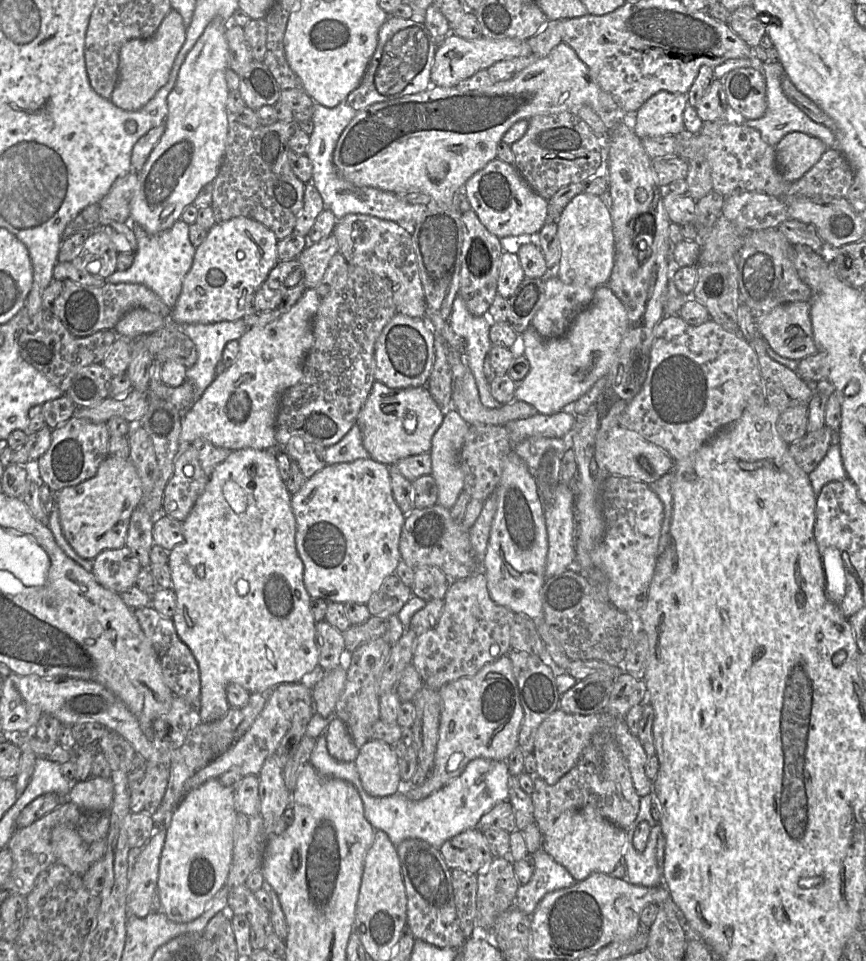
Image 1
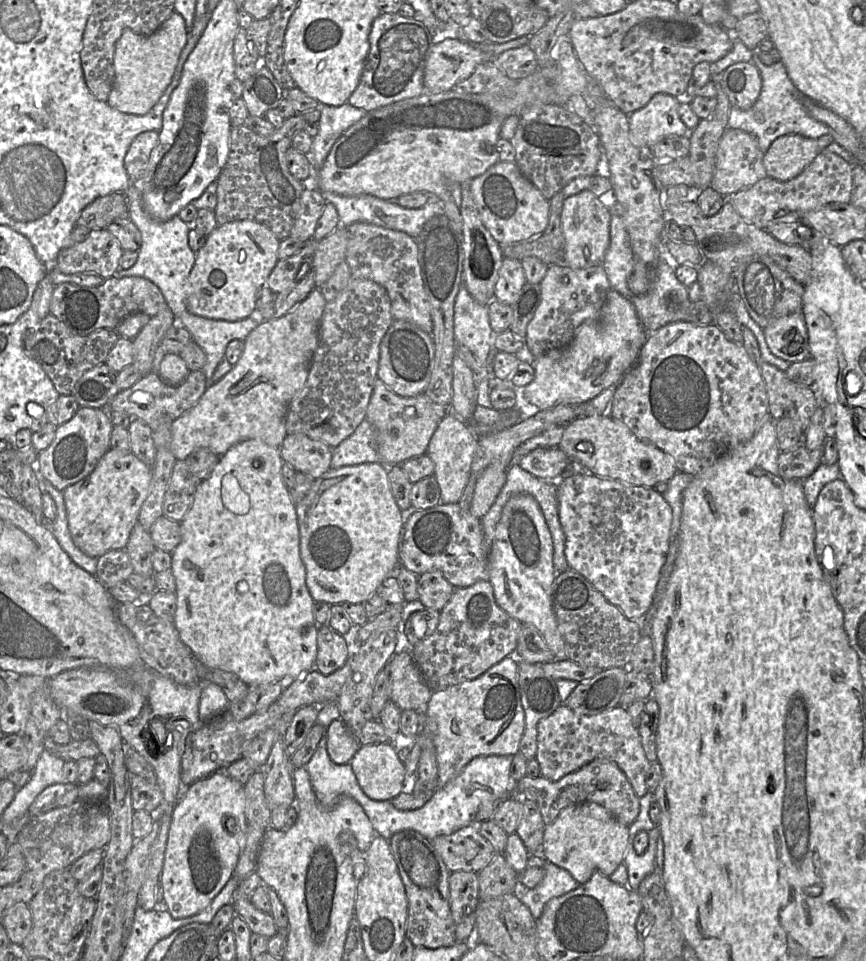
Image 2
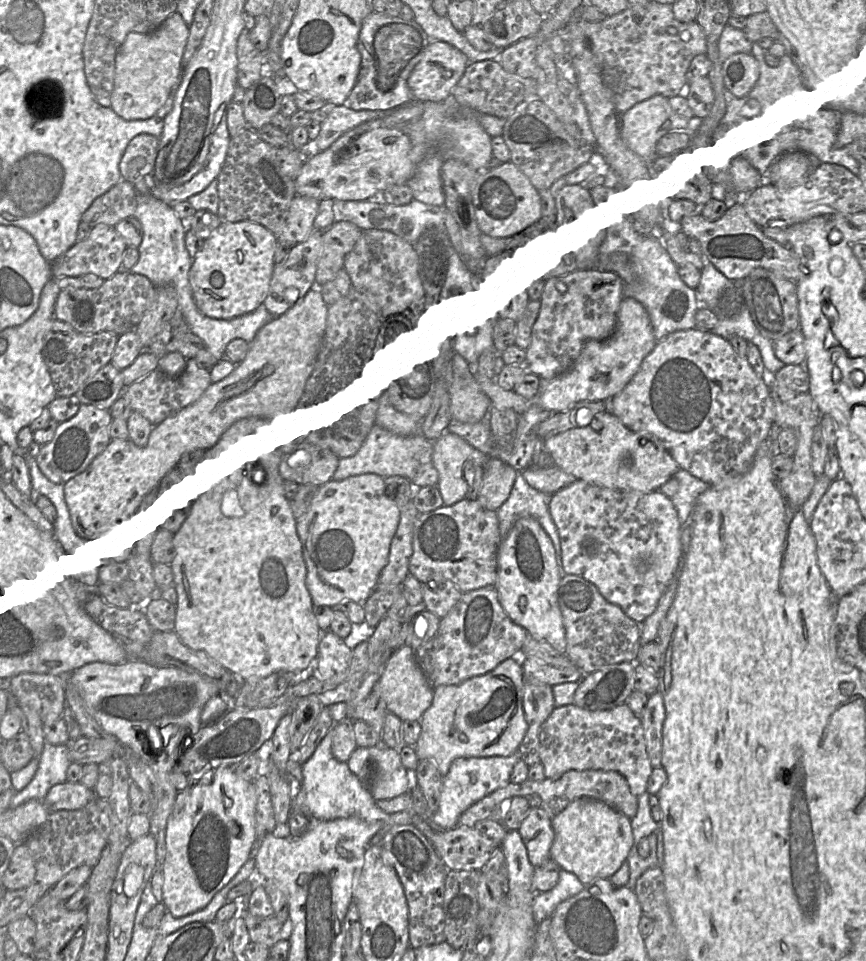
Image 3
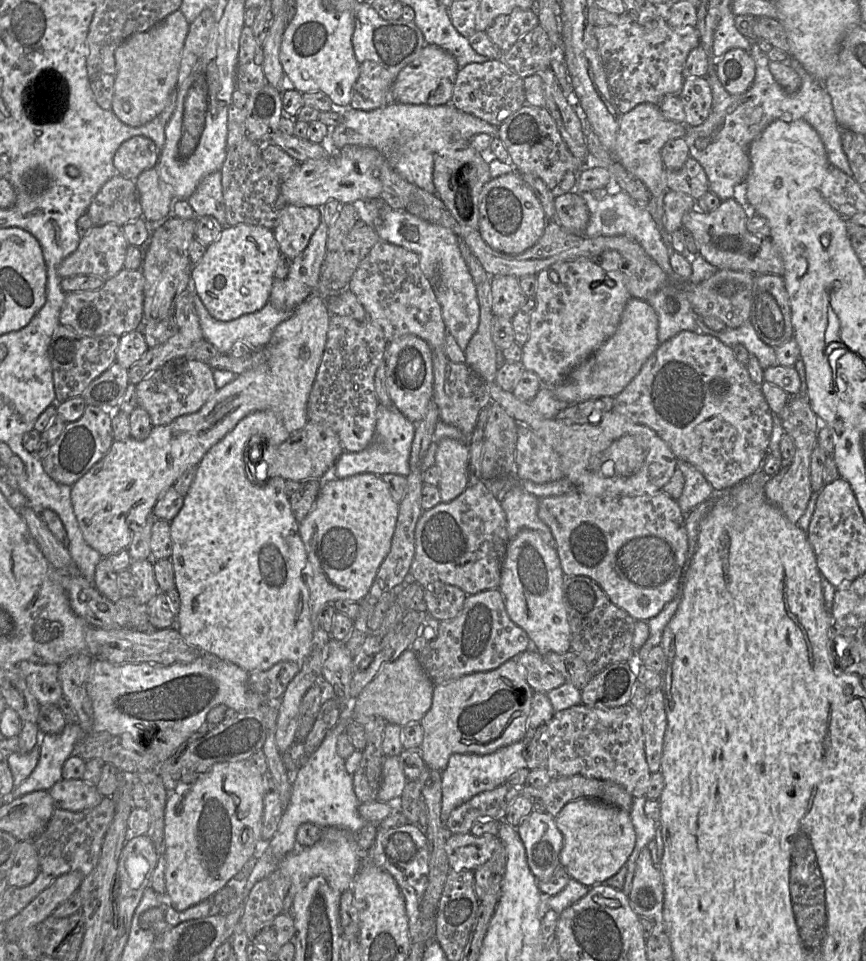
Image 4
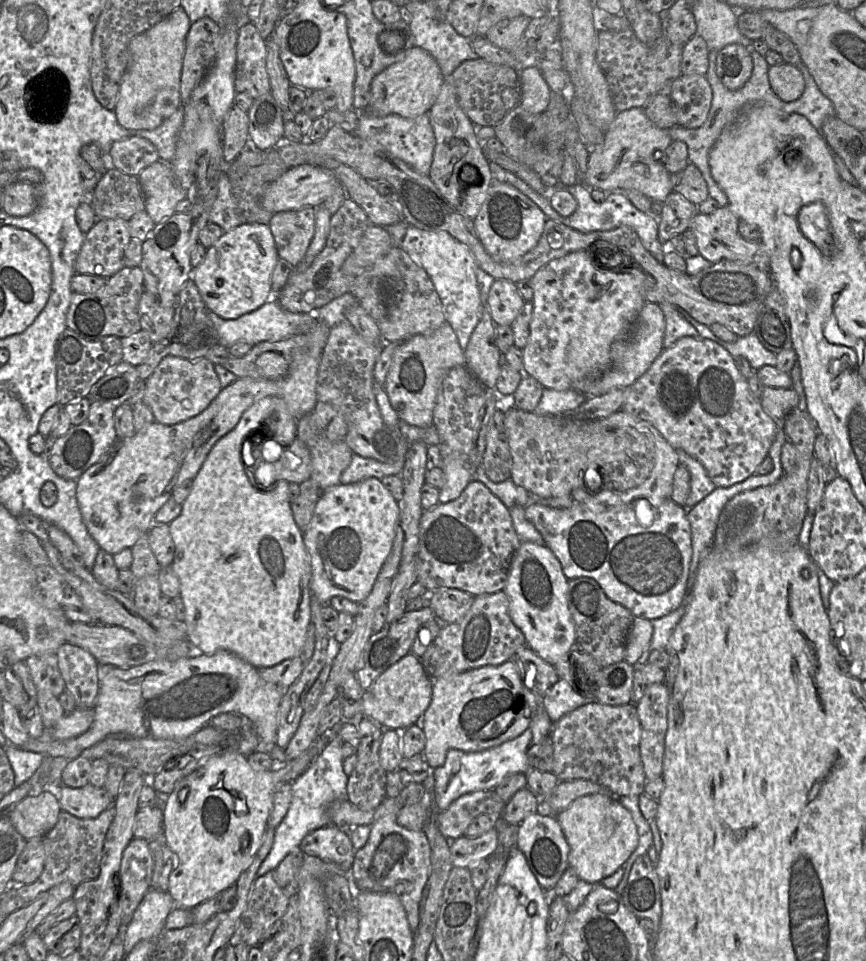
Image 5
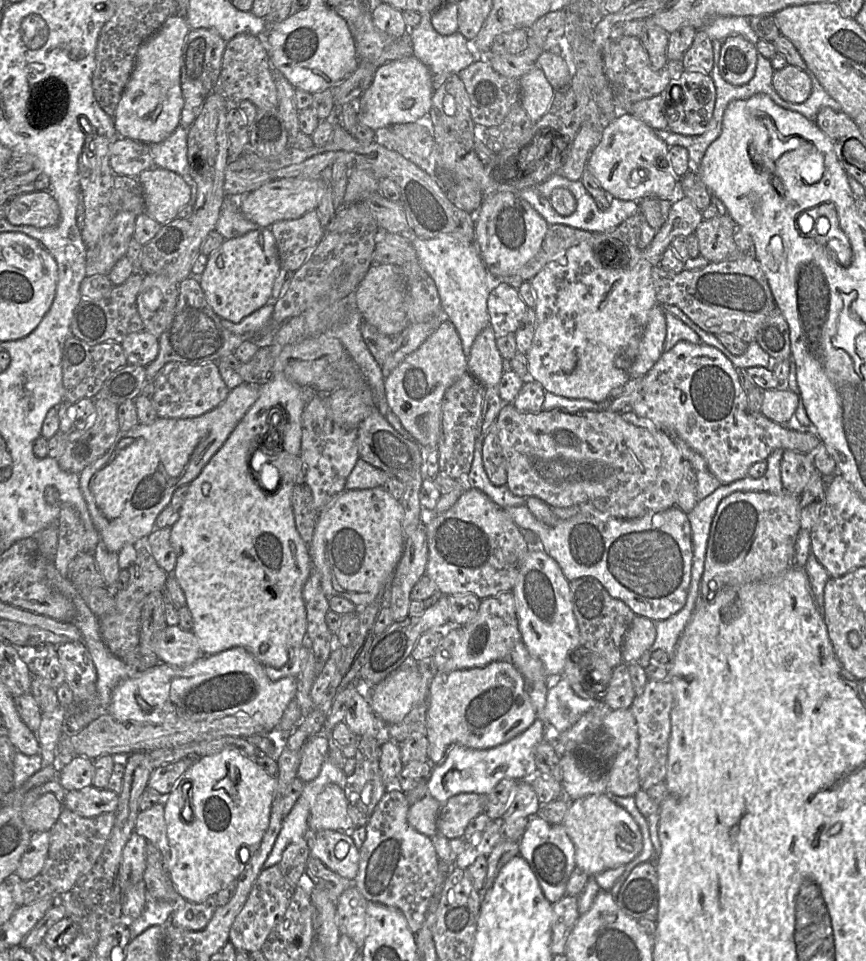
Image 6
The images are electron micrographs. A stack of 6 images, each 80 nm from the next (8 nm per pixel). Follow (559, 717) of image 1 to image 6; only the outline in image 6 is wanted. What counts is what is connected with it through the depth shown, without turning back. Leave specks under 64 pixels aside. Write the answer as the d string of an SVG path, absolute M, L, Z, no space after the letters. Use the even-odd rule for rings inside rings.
M604 702L584 713L569 729L559 733L554 750L561 757L568 752L578 753L591 772L604 774L610 796L634 796L641 790L638 777L638 727L630 708L613 710Z

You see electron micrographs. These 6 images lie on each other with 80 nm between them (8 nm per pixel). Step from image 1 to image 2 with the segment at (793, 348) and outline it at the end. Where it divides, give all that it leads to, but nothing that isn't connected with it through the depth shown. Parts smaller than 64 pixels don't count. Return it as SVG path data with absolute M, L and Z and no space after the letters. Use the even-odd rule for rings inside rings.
M801 311L777 319L763 332L775 356L790 363L810 358L808 330Z

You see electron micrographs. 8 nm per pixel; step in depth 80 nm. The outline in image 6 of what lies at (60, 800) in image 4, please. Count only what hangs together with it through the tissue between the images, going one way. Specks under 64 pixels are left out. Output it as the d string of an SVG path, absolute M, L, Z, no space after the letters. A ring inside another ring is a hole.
M85 787L81 790L66 791L63 807L80 816L92 818L103 813L115 813L119 795L107 788Z

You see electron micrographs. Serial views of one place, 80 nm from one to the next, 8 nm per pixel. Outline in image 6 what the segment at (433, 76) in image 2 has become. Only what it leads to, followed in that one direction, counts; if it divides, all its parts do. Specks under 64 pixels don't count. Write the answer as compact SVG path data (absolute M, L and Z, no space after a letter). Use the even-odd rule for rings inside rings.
M414 55L388 62L375 71L372 83L360 96L357 121L374 131L394 124L416 122L423 116L429 114L434 92L429 68Z

